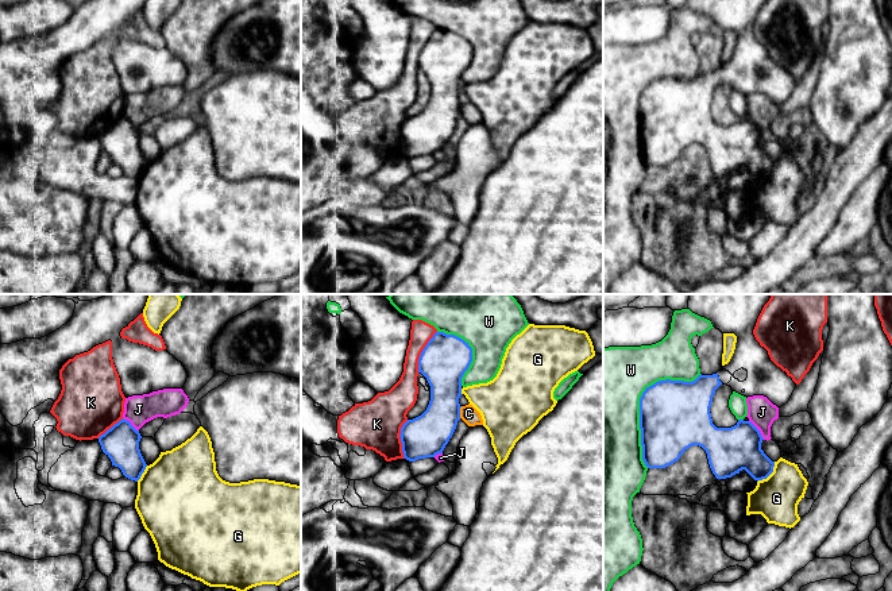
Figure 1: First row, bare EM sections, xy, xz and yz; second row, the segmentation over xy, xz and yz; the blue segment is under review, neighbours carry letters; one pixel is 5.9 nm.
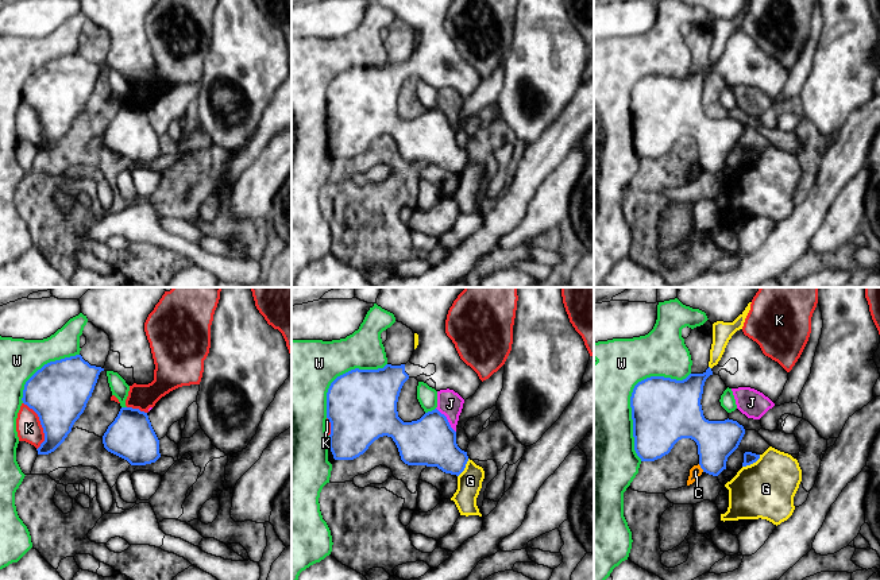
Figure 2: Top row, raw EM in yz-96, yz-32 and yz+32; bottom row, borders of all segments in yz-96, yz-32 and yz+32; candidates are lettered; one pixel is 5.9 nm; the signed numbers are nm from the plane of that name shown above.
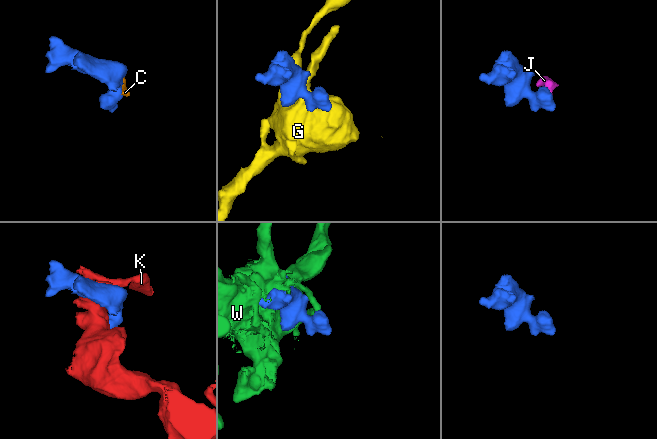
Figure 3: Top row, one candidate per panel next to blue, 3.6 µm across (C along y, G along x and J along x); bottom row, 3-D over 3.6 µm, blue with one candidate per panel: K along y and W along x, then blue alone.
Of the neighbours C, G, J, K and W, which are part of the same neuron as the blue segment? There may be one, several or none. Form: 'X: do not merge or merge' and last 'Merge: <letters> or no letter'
C: do not merge
G: do not merge
J: do not merge
K: do not merge
W: do not merge
Merge: no letter

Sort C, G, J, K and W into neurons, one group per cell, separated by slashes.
C J / G / K / W

